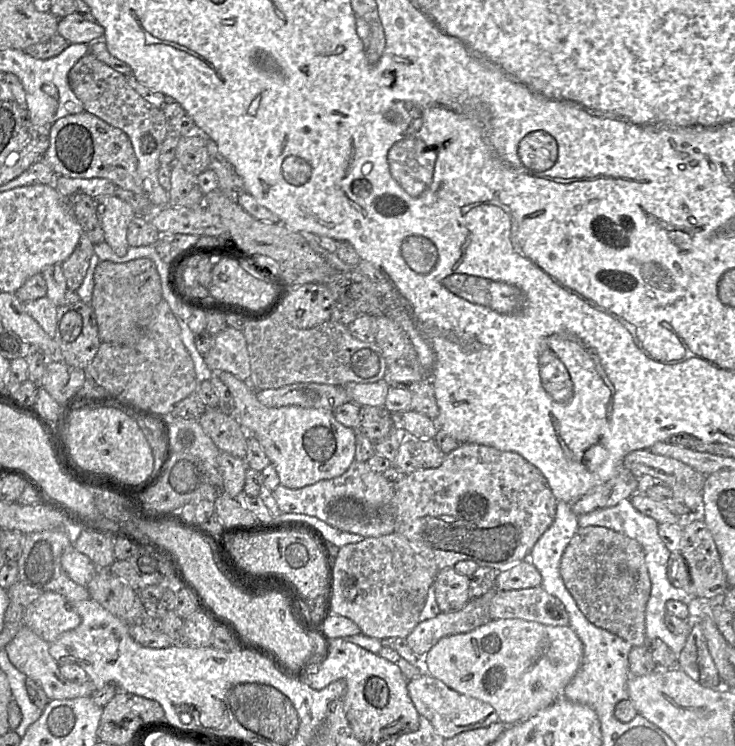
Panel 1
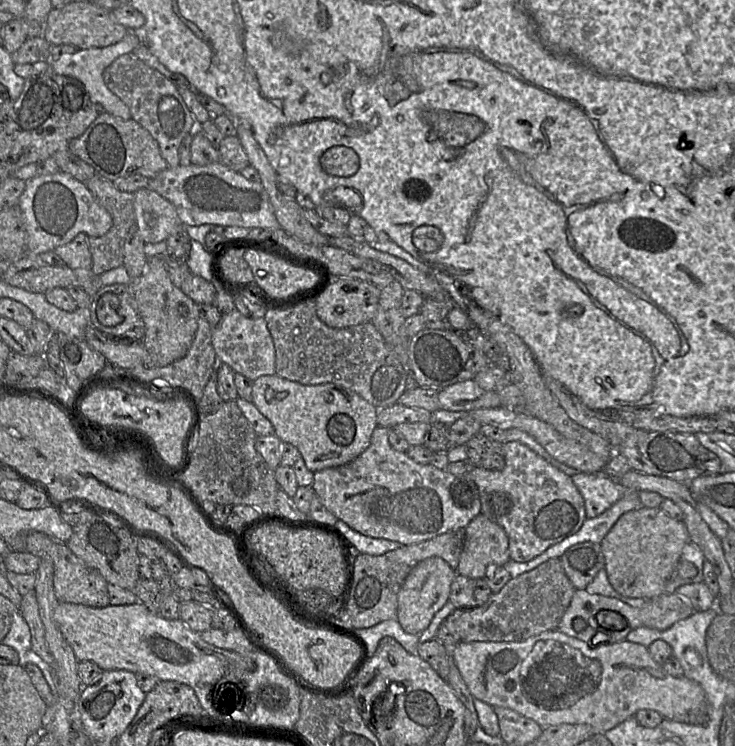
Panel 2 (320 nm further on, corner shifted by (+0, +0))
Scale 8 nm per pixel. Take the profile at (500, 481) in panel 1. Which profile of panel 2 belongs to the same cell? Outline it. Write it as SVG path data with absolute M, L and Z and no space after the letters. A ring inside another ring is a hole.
M510 441L502 443L502 447L505 457L502 470L474 467L465 475L478 488L480 514L505 530L510 560L528 562L581 528L586 519L584 500L571 477L527 446Z

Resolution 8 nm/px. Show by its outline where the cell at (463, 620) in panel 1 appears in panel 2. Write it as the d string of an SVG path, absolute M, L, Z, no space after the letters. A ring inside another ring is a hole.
M553 558L533 570L511 578L499 592L492 593L484 605L455 609L446 618L446 627L452 634L458 635L458 643L473 641L521 642L543 632L557 630L575 590L575 587L566 576L559 558Z

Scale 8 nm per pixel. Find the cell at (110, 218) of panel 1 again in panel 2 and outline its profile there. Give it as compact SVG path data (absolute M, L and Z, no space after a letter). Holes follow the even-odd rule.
M149 188L134 192L134 212L145 244L166 241L172 233L184 228L175 206Z

